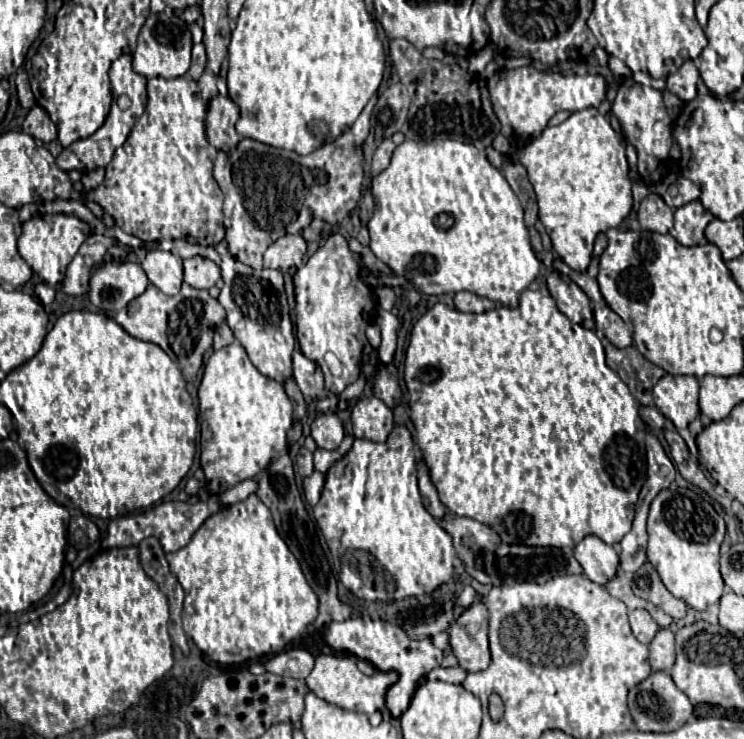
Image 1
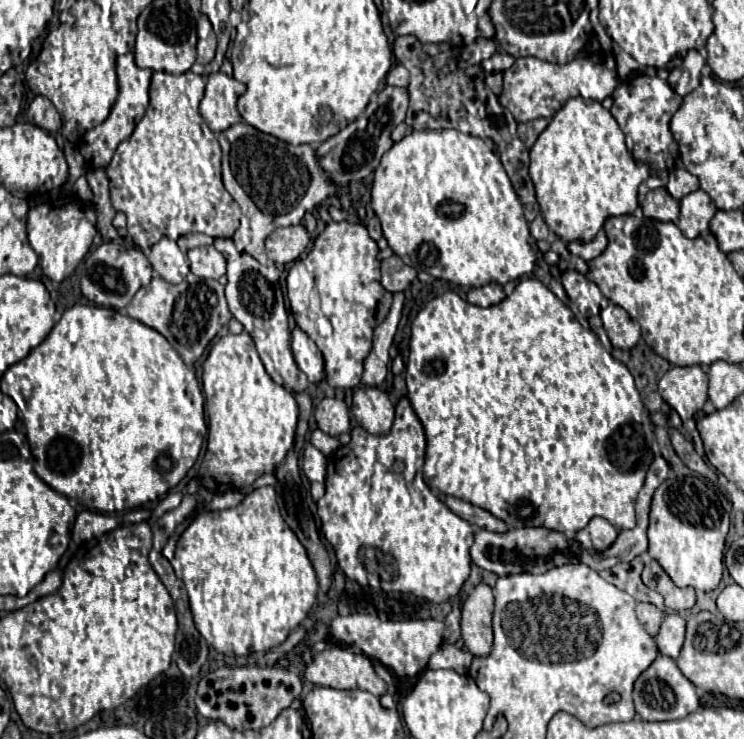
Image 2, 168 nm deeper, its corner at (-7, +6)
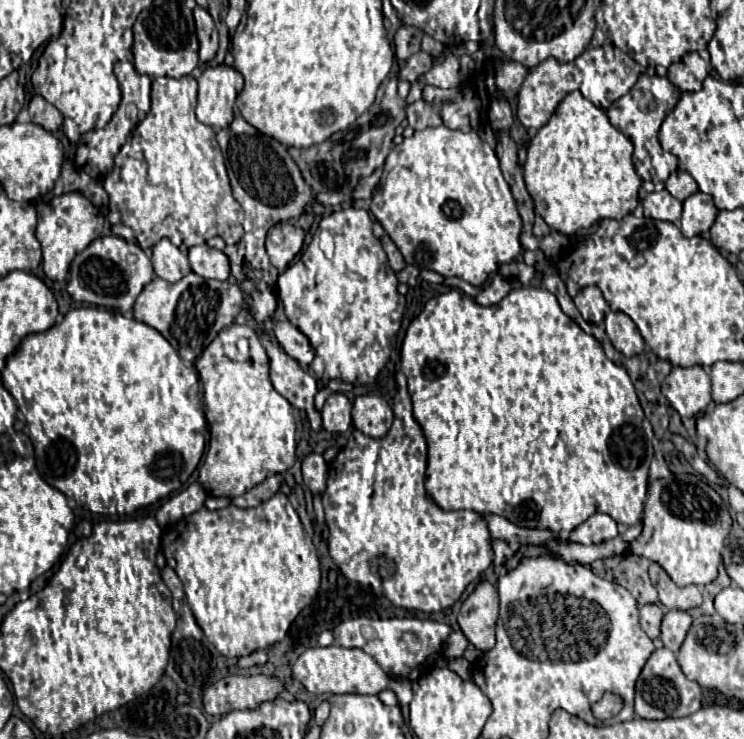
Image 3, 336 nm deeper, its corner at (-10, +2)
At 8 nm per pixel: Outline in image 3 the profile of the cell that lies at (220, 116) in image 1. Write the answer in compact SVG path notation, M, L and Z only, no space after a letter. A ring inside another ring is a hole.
M219 65L209 67L199 77L197 119L215 131L227 129L233 121L233 107L237 95L243 91L243 77L239 71Z

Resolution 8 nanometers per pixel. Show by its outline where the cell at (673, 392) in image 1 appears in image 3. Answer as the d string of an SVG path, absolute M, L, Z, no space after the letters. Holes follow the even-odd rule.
M673 367L661 385L663 395L681 417L695 417L711 403L711 379L703 367Z

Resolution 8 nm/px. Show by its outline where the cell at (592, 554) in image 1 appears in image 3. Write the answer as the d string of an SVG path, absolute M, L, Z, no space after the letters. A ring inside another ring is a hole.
M595 513L595 515L591 515L591 519L587 519L585 523L581 523L579 527L575 527L571 531L569 541L593 545L593 543L613 539L615 535L617 535L617 523L605 513Z

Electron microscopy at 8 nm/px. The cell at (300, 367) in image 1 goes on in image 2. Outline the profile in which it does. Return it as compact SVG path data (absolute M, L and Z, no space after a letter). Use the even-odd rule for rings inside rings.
M294 327L290 331L290 347L292 347L298 367L306 373L308 381L318 383L324 375L324 359L322 359L322 353L318 351L316 343L312 343L304 331Z

